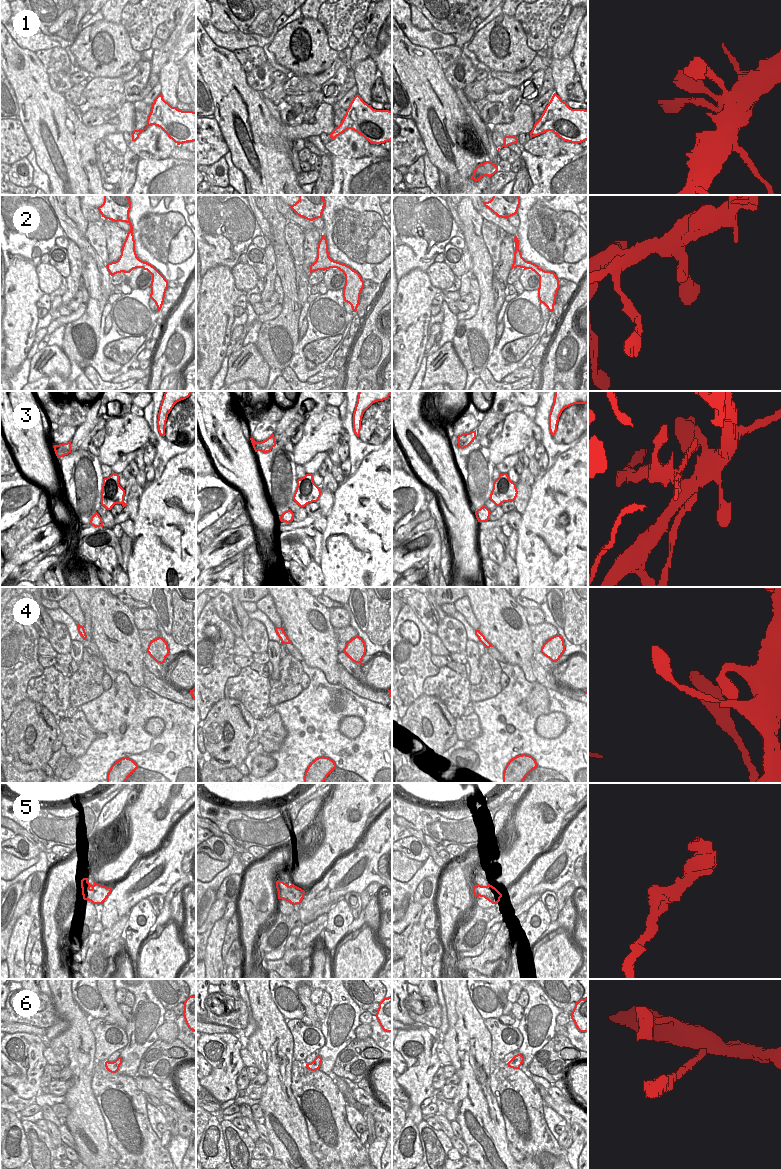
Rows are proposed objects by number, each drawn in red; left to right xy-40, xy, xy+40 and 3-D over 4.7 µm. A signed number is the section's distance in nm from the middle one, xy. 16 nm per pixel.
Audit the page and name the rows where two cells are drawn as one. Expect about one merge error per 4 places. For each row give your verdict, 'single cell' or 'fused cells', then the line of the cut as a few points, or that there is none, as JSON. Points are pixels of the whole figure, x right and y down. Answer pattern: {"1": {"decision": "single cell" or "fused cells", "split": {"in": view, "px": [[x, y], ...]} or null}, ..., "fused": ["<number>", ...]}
{"1": {"decision": "single cell", "split": null}, "2": {"decision": "single cell", "split": null}, "3": {"decision": "fused cells", "split": {"in": "xy-40", "px": [[118, 480], [108, 488], [108, 504], [105, 507]]}}, "4": {"decision": "single cell", "split": null}, "5": {"decision": "single cell", "split": null}, "6": {"decision": "single cell", "split": null}, "fused": ["3"]}

